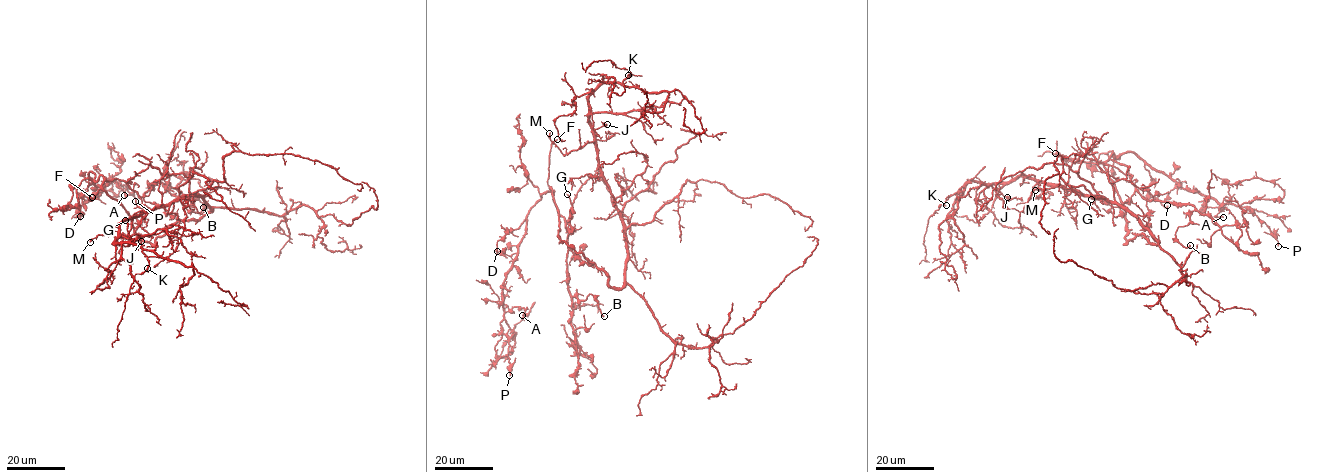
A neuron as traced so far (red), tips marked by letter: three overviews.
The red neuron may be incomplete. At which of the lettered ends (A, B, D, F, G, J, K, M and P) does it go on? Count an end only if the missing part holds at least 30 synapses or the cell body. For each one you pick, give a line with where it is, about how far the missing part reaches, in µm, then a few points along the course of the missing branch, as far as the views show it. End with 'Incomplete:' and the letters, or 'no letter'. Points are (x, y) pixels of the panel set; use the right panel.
F: (1055, 153) | 25 µm | (1055, 153), (1057, 161), (1044, 170), (1027, 169), (1026, 178), (1034, 180)
Incomplete: F

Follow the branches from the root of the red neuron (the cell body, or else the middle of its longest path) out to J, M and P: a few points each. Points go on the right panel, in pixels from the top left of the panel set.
J: (1098, 165), (1112, 187), (1113, 201), (1017, 176), (996, 185), (1004, 196), (1015, 197), (1008, 201), (1007, 197)
M: (1098, 165), (1112, 187), (1113, 201), (1038, 182), (1034, 195), (1042, 198), (1052, 193), (1035, 190)
P: (1098, 165), (1091, 152), (1083, 155), (1129, 174), (1110, 157), (1131, 151), (1183, 188), (1253, 210), (1278, 246)

